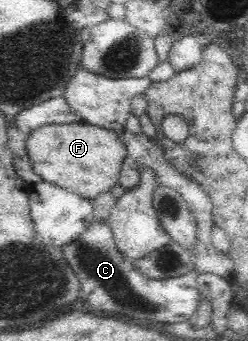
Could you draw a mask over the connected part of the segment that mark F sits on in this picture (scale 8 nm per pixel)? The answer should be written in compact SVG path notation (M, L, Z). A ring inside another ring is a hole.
M76 121L64 125L46 124L29 133L26 149L34 172L48 183L56 183L82 198L93 200L119 184L120 171L127 159L124 142L117 131Z

